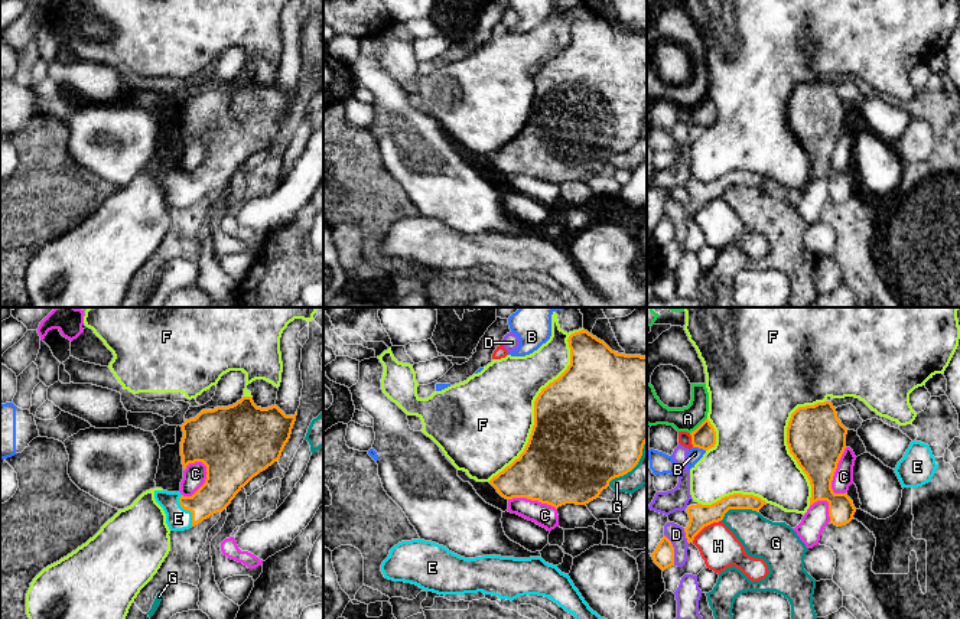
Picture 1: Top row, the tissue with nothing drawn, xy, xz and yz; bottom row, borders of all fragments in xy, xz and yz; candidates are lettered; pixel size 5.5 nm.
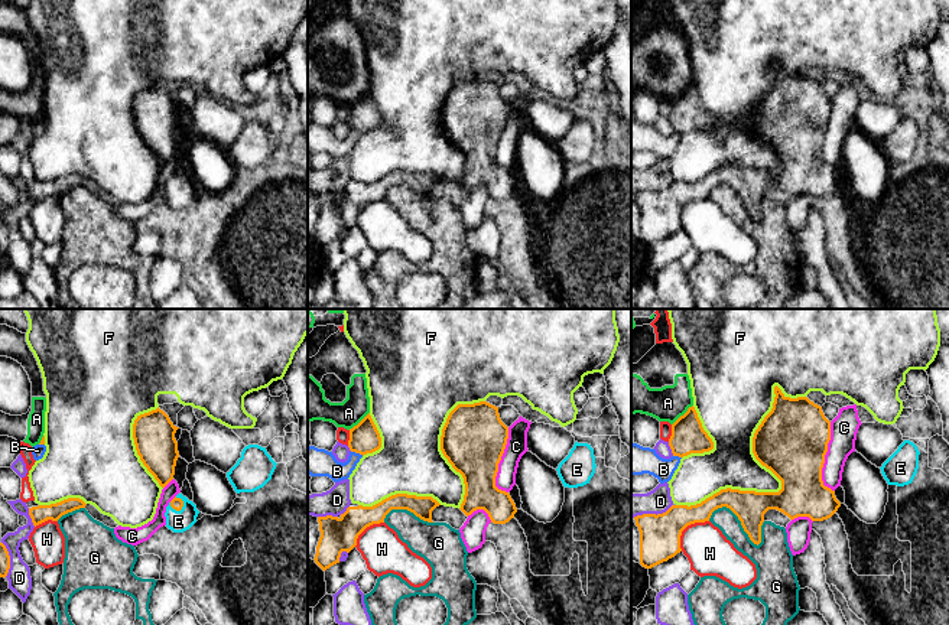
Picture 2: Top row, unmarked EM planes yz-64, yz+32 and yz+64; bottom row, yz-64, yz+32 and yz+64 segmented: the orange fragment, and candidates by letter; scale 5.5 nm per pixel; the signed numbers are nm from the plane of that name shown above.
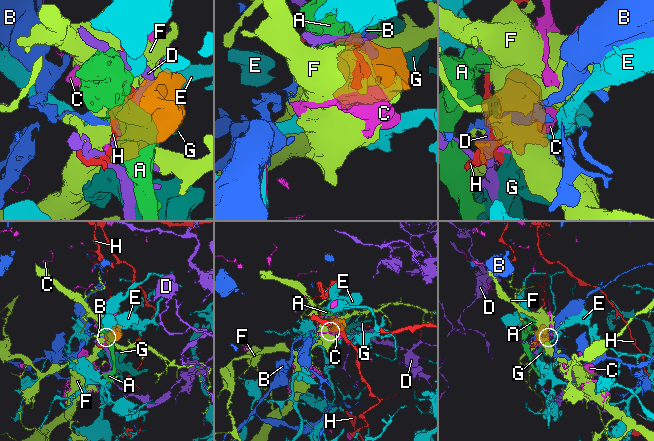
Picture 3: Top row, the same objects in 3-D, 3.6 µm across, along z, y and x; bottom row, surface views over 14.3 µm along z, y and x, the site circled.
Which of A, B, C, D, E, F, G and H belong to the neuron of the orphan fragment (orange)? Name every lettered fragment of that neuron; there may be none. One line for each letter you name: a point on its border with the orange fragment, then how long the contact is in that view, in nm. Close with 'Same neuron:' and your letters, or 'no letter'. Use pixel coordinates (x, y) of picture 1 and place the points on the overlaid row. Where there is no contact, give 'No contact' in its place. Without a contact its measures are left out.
E: Touches orange at xy (188, 510). Shared border 190 nm
Same neuron: E

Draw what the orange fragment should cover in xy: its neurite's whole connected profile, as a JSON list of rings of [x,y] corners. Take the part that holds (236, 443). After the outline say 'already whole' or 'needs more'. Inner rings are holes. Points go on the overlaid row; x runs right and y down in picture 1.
[[[253,397],[232,405],[202,410],[180,426],[183,470],[189,463],[206,466],[205,483],[192,495],[154,491],[170,531],[189,530],[222,512],[235,495],[282,456],[296,416],[286,416],[276,404],[257,407]]] | needs more

